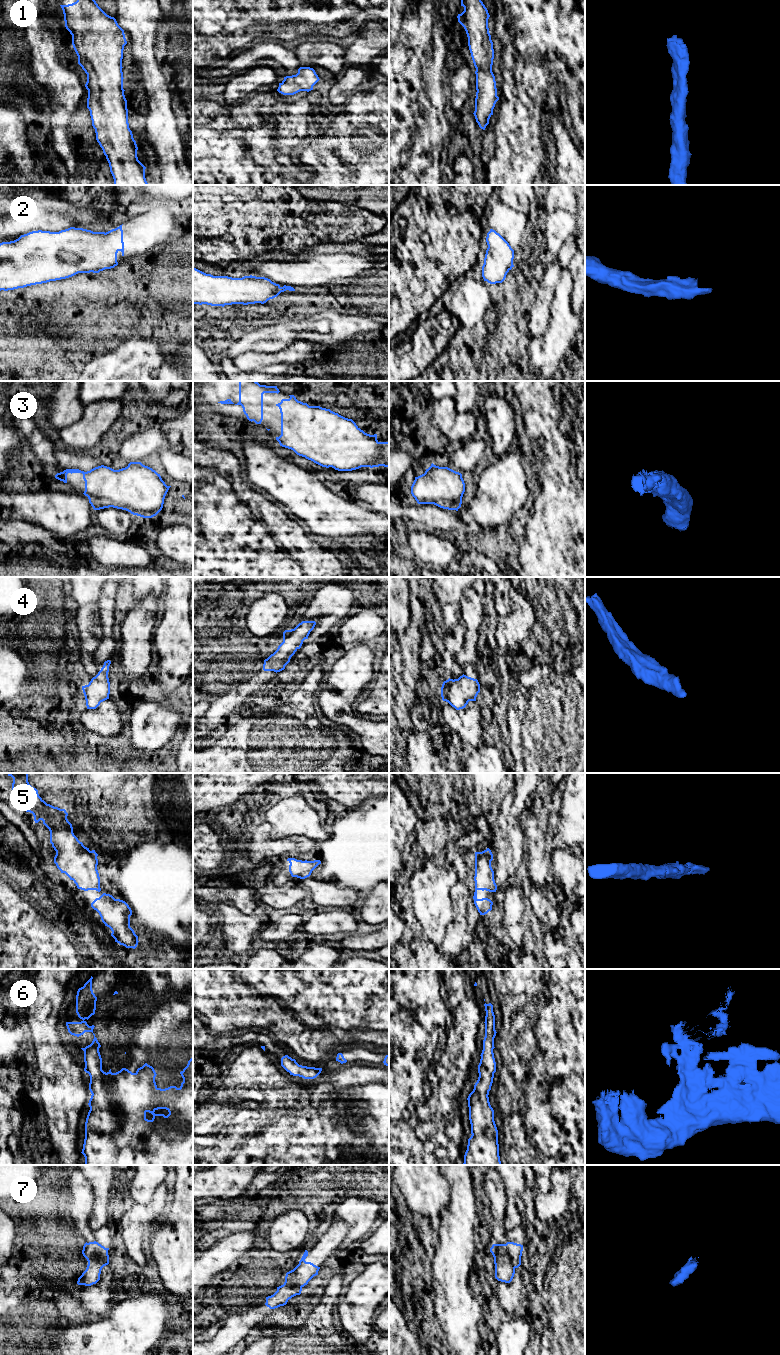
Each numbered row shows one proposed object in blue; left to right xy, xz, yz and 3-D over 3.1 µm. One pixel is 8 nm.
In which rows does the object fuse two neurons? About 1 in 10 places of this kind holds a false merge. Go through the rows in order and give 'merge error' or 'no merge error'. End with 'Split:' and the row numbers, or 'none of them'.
1: no merge error
2: no merge error
3: no merge error
4: no merge error
5: no merge error
6: no merge error
7: no merge error
Split: none of them

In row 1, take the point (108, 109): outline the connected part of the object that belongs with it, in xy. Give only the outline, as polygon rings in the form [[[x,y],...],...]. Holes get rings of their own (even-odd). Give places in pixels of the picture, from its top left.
[[[77,0],[72,4],[60,6],[64,14],[65,27],[72,35],[78,64],[87,74],[87,108],[90,111],[96,140],[109,163],[114,185],[148,185],[145,178],[146,167],[138,160],[138,147],[128,123],[122,72],[123,50],[127,44],[124,30],[95,0]]]

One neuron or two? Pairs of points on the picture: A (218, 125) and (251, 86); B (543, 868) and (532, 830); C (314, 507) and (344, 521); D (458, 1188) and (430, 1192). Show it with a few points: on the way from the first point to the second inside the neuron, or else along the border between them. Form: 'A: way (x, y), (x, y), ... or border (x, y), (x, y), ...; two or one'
A: border (226, 103), (233, 104); two
B: way (537, 859), (533, 839); one
C: way (321, 509), (327, 511), (333, 517), (337, 517); one
D: border (447, 1180), (449, 1202), (442, 1211); two

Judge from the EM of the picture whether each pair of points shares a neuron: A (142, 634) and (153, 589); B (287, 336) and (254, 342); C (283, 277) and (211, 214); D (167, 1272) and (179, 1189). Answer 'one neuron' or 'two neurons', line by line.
A: two neurons
B: one neuron
C: two neurons
D: one neuron

